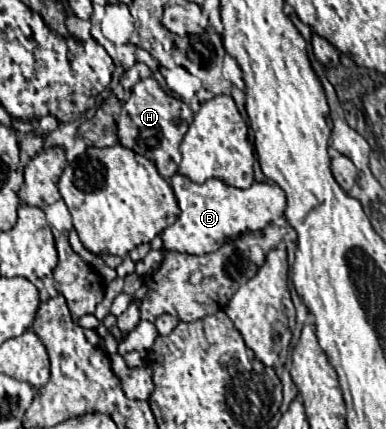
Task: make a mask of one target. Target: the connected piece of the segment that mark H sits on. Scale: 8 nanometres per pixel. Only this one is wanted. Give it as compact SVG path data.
M147 78L147 80L141 80L133 88L131 98L125 102L123 110L125 110L125 114L121 114L121 118L117 122L121 144L131 148L133 152L143 154L145 158L153 160L159 174L165 180L169 180L177 172L179 162L181 162L179 144L181 144L189 124L193 122L194 113L191 108L183 100L169 96L155 78Z

